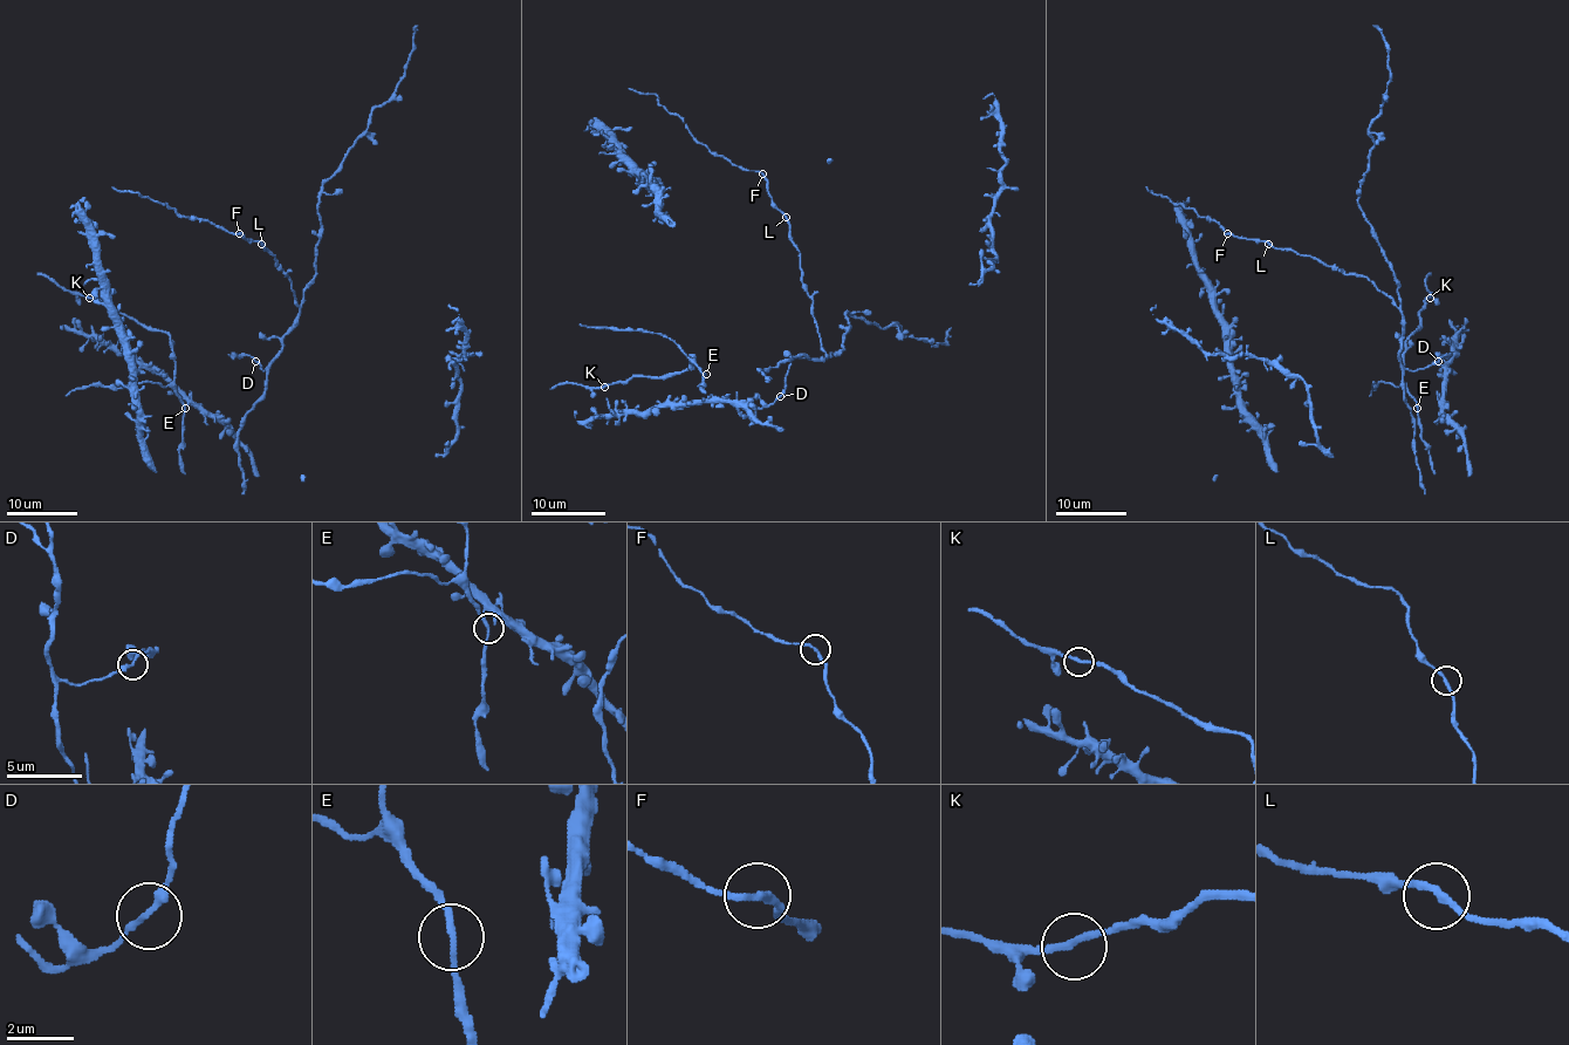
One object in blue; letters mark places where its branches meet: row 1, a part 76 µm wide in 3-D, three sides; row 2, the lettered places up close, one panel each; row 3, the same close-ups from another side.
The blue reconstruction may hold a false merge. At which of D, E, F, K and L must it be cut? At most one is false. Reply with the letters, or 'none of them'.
none of them

